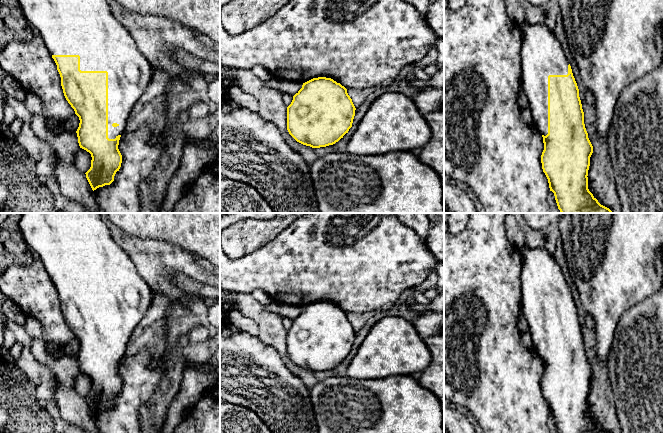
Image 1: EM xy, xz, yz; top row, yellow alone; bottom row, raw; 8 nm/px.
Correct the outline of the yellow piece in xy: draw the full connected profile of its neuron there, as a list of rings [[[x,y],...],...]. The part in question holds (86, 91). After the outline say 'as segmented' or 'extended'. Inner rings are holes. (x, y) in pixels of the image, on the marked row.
[[[19,0],[25,18],[42,37],[61,77],[64,96],[80,123],[76,131],[80,148],[91,154],[91,167],[85,173],[92,188],[110,185],[119,171],[122,155],[118,149],[130,113],[149,85],[154,67],[138,49],[133,37],[114,17],[107,0]]]; extended

